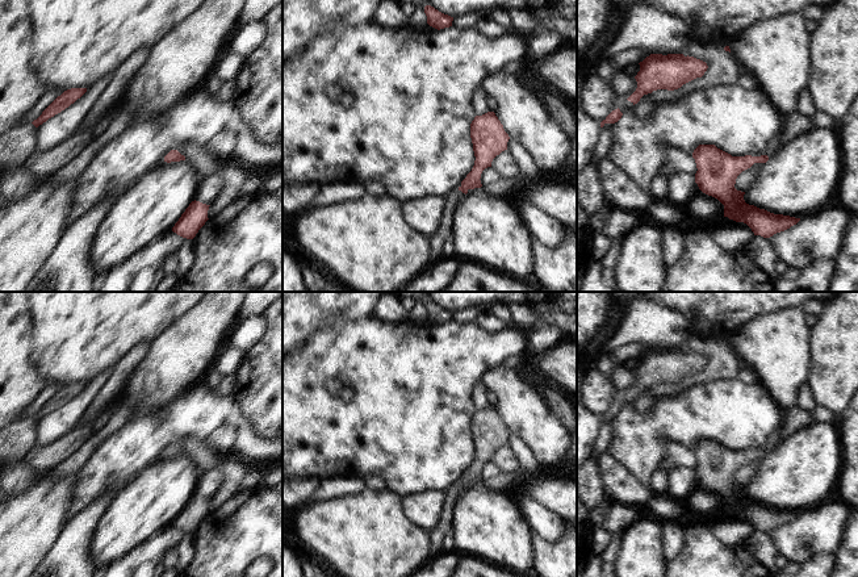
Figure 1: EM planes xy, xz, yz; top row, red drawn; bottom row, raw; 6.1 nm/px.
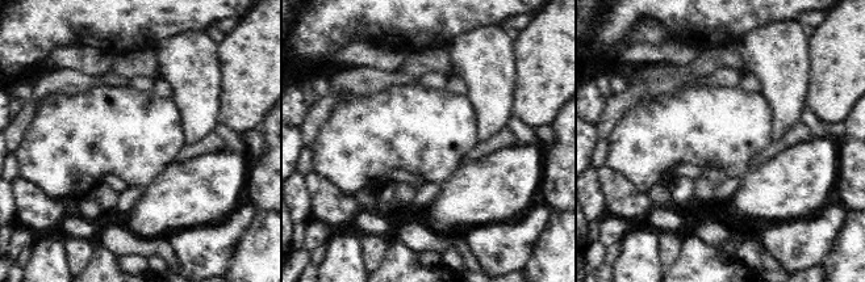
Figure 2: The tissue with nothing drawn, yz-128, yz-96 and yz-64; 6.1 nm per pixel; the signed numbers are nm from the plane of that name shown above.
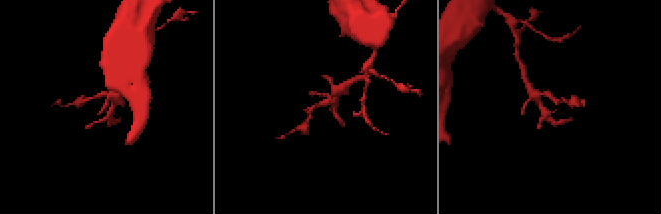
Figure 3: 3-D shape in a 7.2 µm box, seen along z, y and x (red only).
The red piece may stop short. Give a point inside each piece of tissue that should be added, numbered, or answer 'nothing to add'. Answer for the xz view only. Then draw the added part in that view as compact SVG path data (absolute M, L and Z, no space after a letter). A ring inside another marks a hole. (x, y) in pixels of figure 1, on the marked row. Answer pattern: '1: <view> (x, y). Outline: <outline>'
1: xz (451, 200). Outline: M461 183L449 193L441 197L443 212L441 212L441 219L439 222L439 229L432 237L430 237L428 259L430 259L431 267L435 264L439 264L441 260L445 259L444 244L452 233L452 214L456 206L459 205L459 202L465 197L465 193L463 193L459 189L460 187L461 187Z

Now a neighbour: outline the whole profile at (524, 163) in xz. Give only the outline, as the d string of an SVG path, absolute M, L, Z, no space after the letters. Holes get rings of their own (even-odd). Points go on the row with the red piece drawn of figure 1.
M510 138L507 142L507 150L512 156L520 175L533 177L539 171L536 163L530 156L528 151L515 139Z

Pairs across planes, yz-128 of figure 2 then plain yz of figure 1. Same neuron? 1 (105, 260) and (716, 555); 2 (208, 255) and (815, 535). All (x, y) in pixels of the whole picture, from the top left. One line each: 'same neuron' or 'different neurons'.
1: same neuron
2: same neuron

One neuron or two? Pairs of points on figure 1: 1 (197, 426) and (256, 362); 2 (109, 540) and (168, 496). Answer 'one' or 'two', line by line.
1: two
2: one

